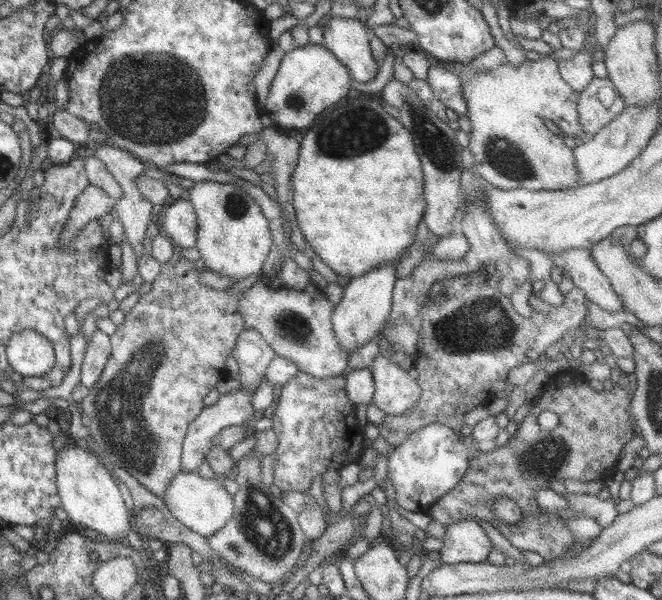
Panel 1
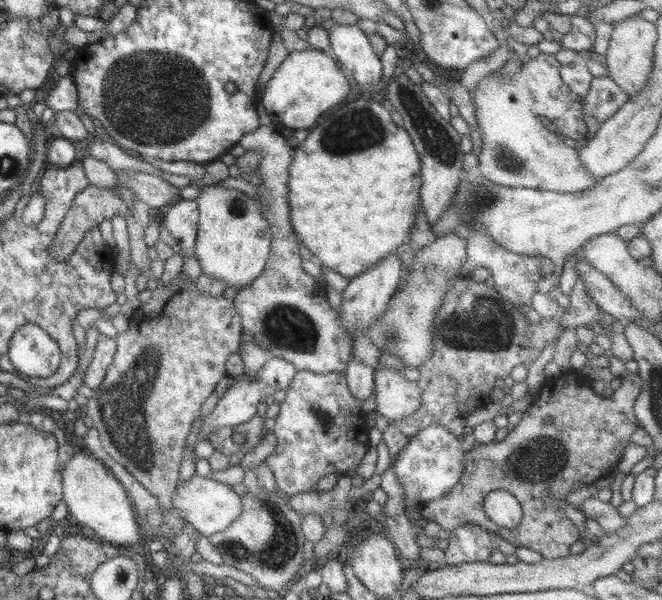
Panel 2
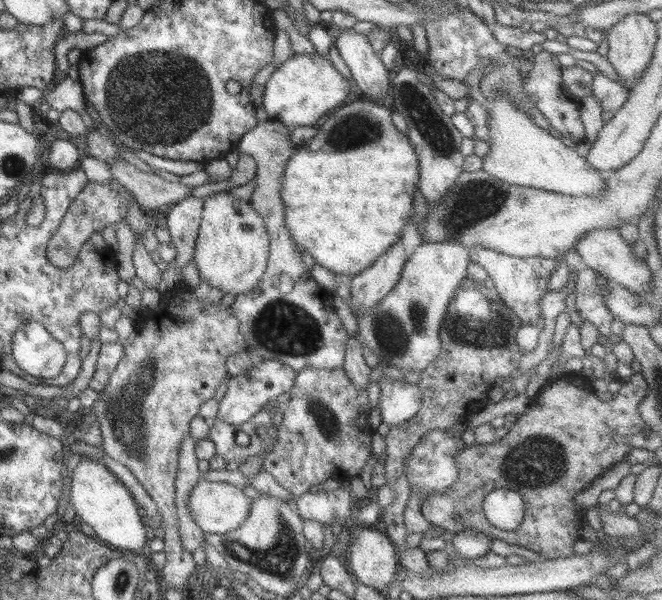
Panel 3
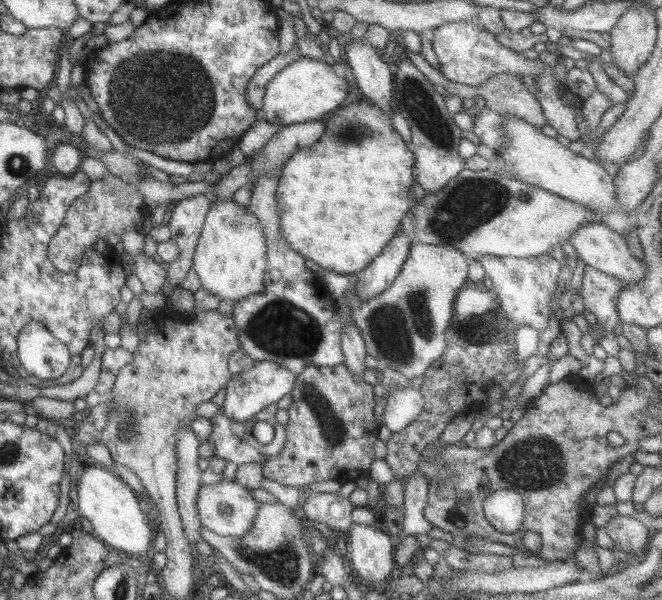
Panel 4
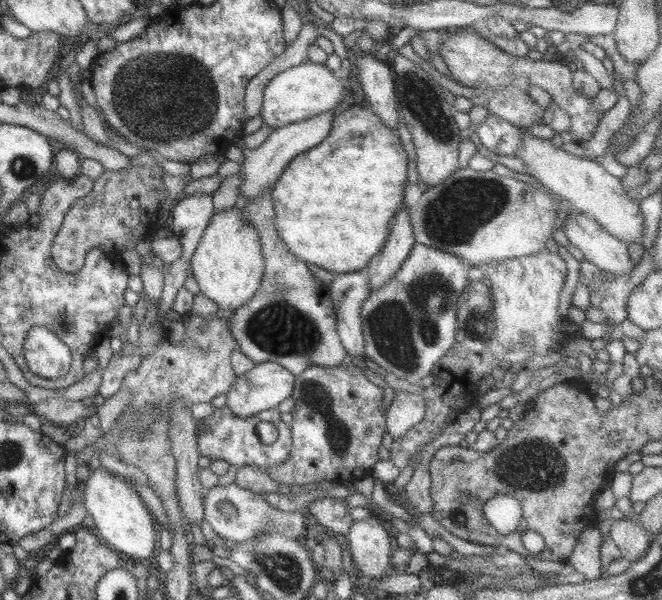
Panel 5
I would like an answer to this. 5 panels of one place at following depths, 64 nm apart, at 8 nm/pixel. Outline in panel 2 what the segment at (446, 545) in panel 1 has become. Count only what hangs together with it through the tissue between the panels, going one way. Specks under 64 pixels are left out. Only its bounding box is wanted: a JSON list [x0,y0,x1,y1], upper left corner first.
[442,525,494,564]

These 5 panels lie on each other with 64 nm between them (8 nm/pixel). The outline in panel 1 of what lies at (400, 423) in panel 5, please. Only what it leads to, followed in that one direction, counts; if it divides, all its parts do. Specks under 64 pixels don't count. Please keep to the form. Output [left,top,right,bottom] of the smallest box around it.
[368,352,420,416]

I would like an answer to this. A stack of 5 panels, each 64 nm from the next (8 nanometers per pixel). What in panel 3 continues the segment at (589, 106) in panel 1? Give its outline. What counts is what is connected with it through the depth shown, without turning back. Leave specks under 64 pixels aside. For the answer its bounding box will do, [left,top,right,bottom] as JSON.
[589,71,628,113]

